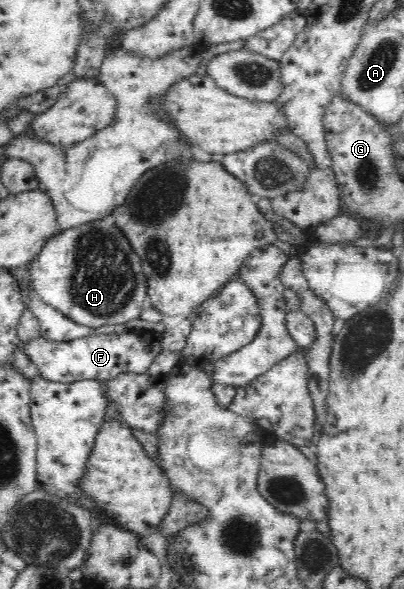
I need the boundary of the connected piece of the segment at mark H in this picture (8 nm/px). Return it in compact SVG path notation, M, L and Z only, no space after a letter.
M111 218L58 231L27 269L34 296L86 327L128 323L140 317L147 305L147 278L140 257Z

